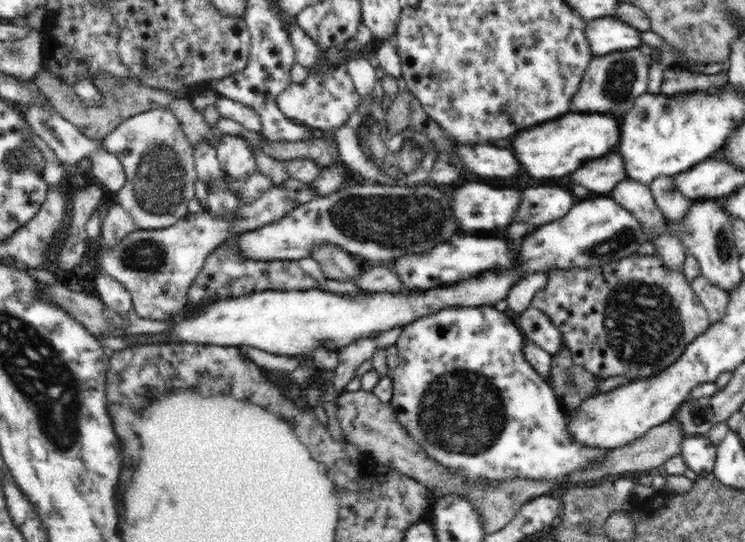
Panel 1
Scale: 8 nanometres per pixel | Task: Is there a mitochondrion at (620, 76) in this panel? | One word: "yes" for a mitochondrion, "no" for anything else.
yes

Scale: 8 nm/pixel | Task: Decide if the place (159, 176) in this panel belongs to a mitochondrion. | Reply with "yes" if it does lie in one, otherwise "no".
yes

